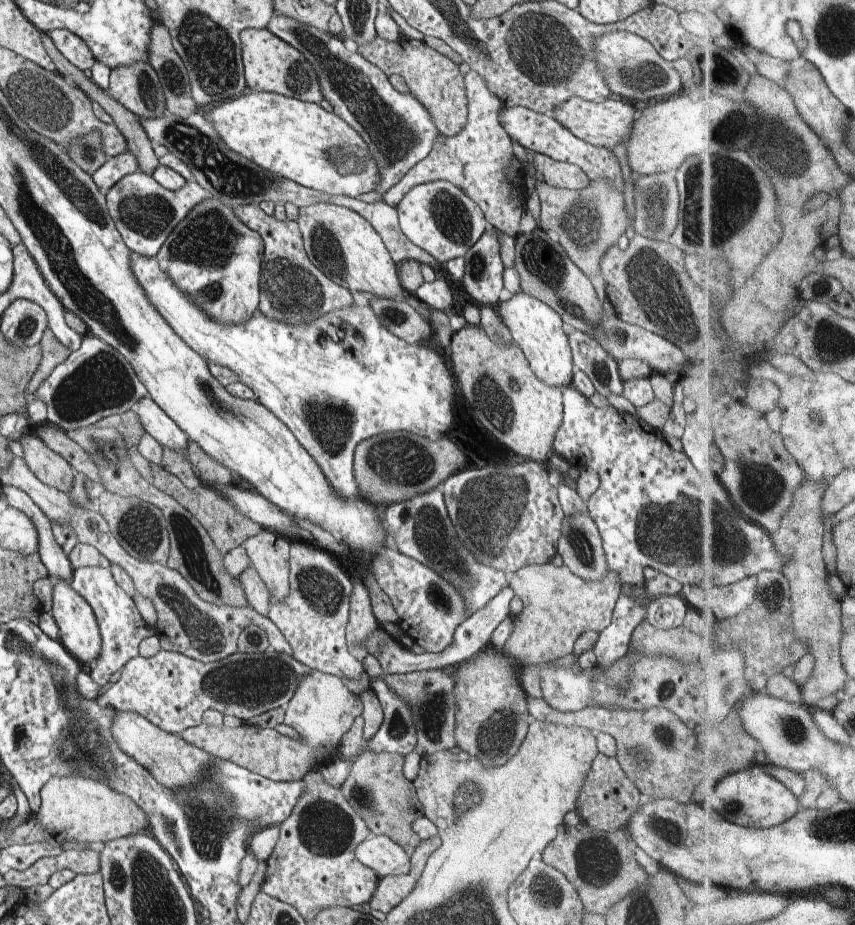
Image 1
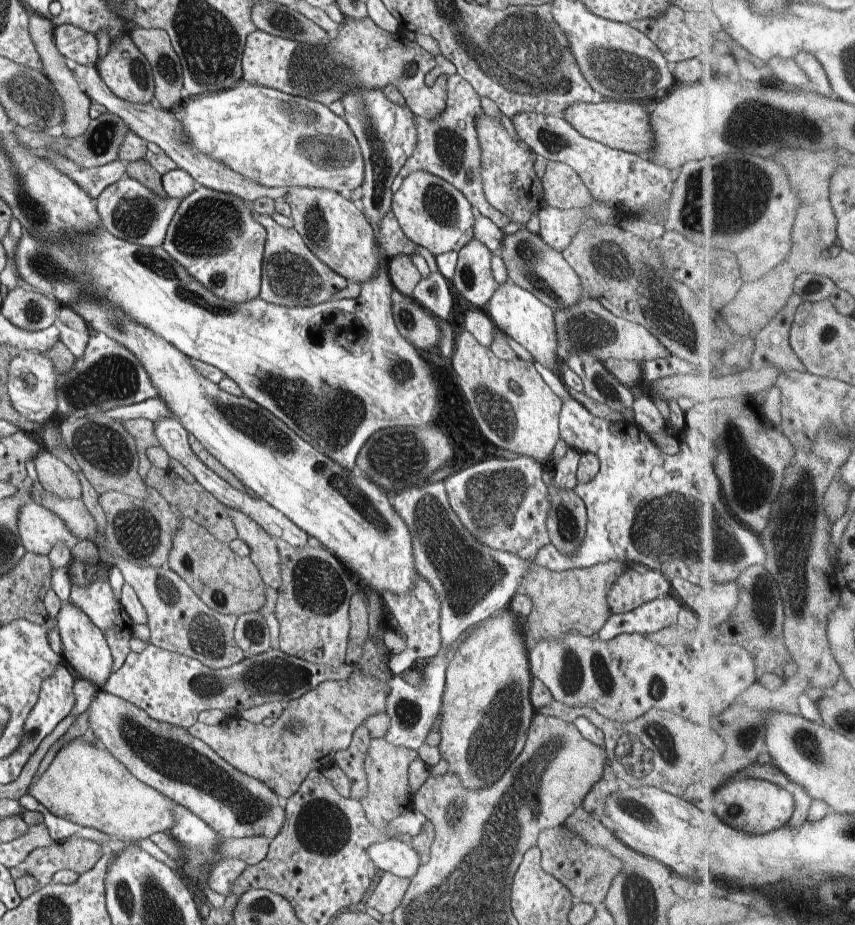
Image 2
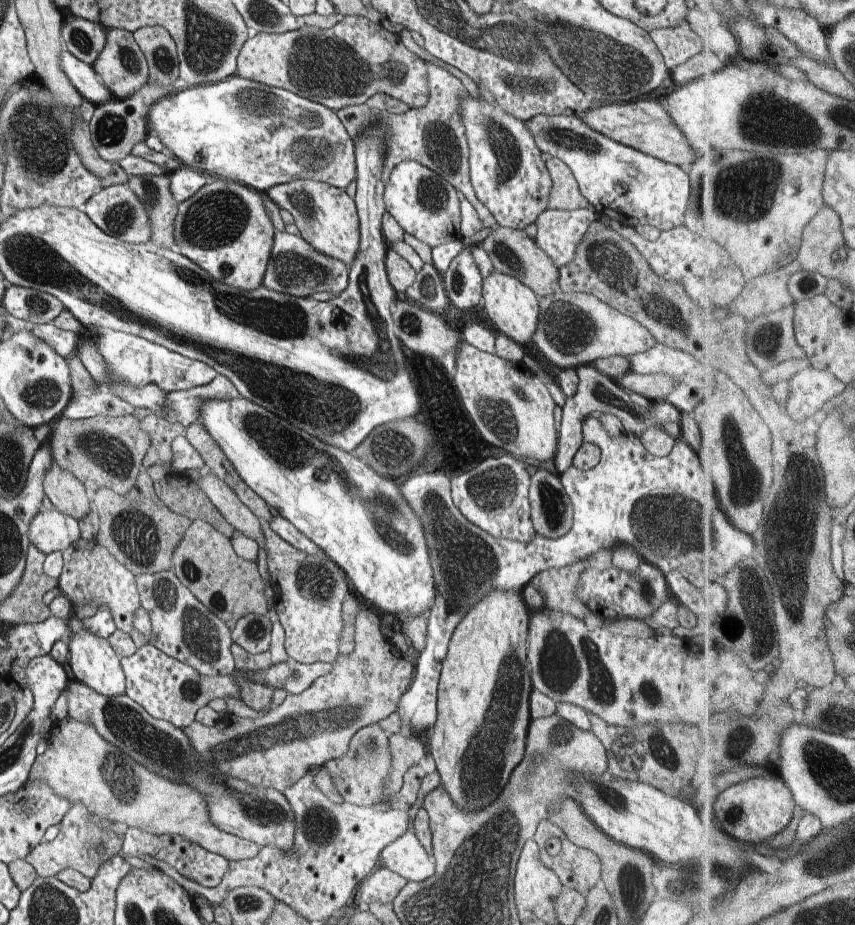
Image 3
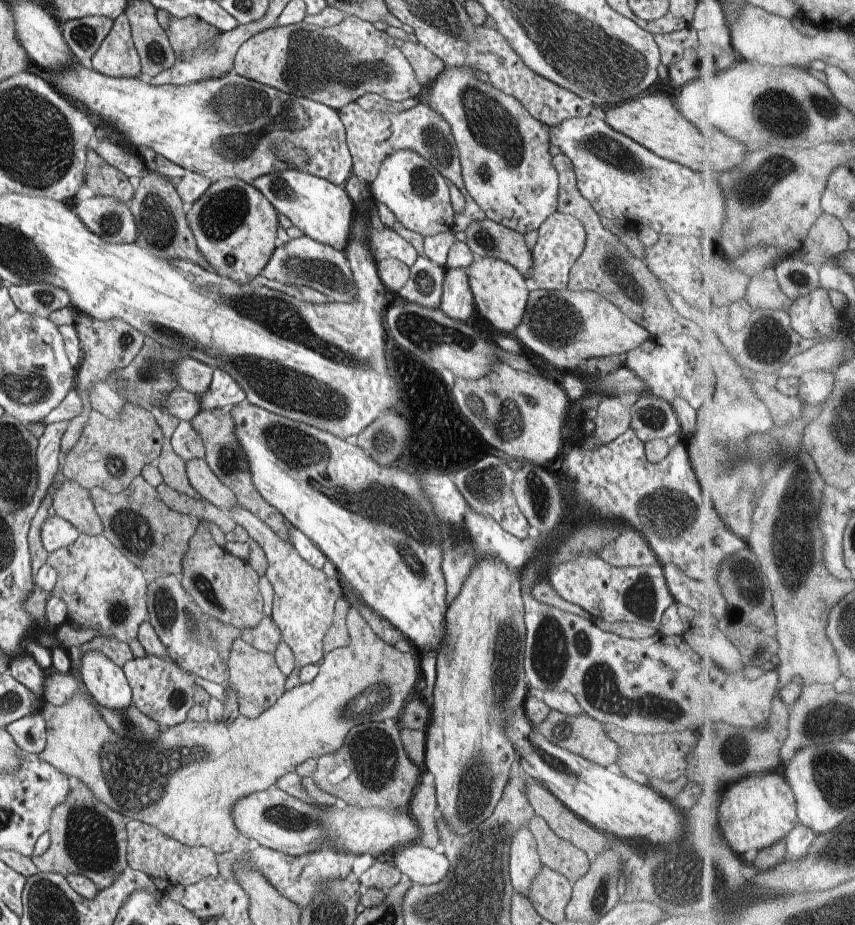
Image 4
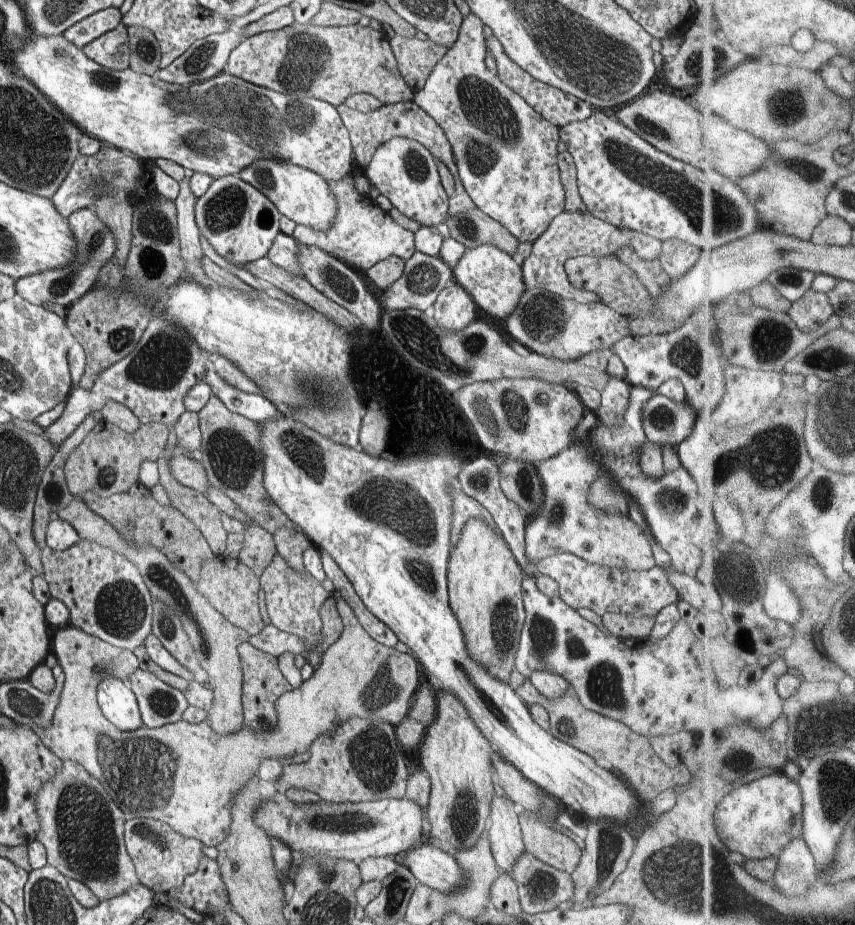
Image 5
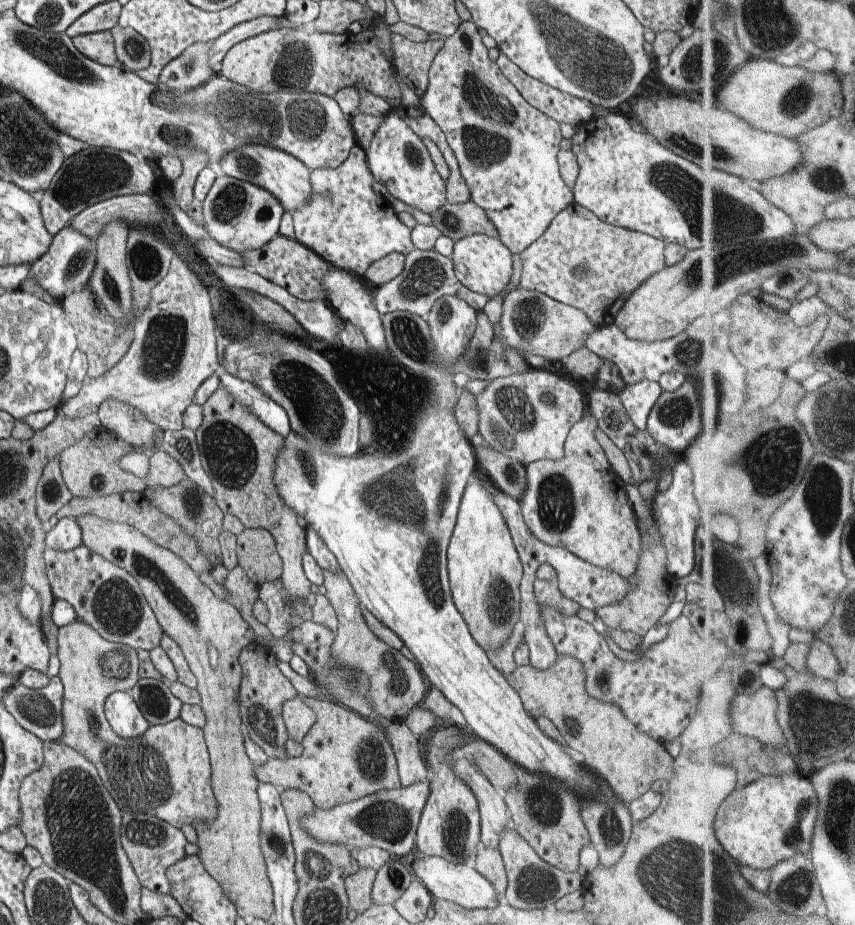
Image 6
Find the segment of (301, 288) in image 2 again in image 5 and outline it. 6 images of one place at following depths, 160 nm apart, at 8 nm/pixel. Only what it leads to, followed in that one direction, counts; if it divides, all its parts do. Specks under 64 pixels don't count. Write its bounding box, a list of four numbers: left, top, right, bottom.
[297,242,380,330]

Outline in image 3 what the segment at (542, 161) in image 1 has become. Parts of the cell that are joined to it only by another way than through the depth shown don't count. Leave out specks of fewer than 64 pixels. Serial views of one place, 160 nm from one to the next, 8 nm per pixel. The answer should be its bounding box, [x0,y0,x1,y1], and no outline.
[545,157,589,209]

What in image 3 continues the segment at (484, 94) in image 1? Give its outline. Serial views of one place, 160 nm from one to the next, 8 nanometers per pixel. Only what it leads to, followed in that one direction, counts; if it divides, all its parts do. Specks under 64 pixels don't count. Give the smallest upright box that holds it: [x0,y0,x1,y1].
[336,62,499,229]

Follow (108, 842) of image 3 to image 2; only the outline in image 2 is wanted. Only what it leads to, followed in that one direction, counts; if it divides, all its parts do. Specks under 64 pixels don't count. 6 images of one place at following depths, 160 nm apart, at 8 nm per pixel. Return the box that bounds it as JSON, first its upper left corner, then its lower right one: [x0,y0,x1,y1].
[10,836,100,886]

